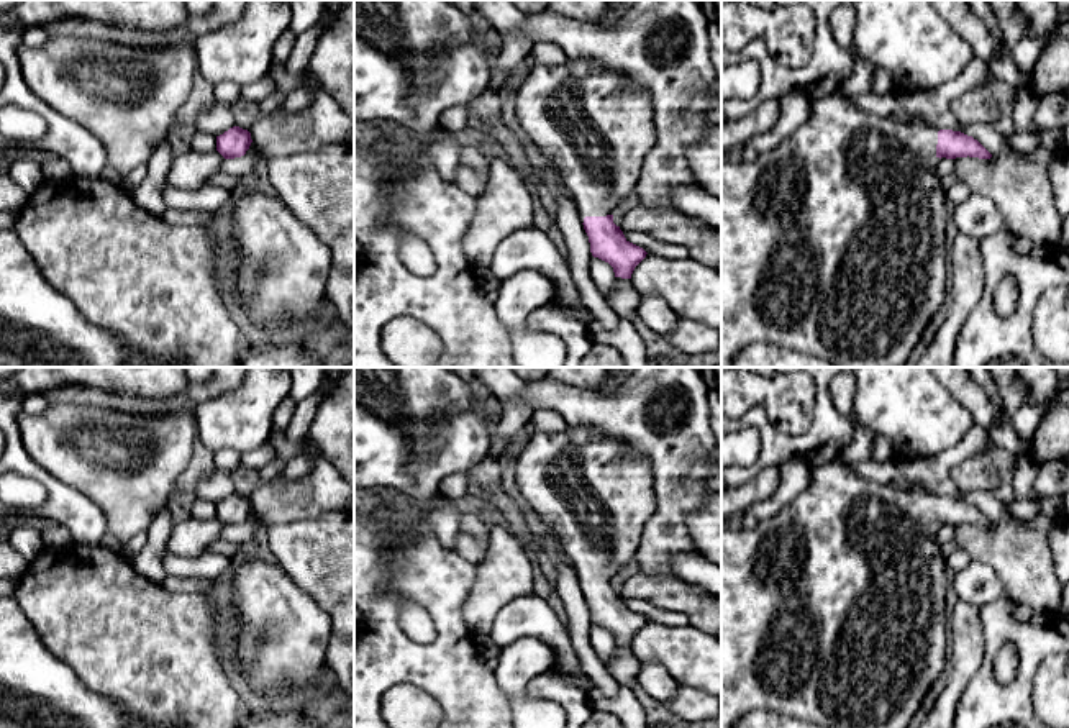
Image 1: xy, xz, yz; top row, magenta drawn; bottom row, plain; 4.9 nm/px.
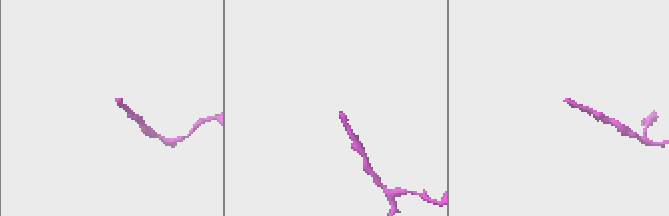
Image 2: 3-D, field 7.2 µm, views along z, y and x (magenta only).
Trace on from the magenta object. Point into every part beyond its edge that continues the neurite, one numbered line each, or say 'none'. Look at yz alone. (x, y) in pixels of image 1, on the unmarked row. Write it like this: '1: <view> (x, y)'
1: yz (833, 610)

